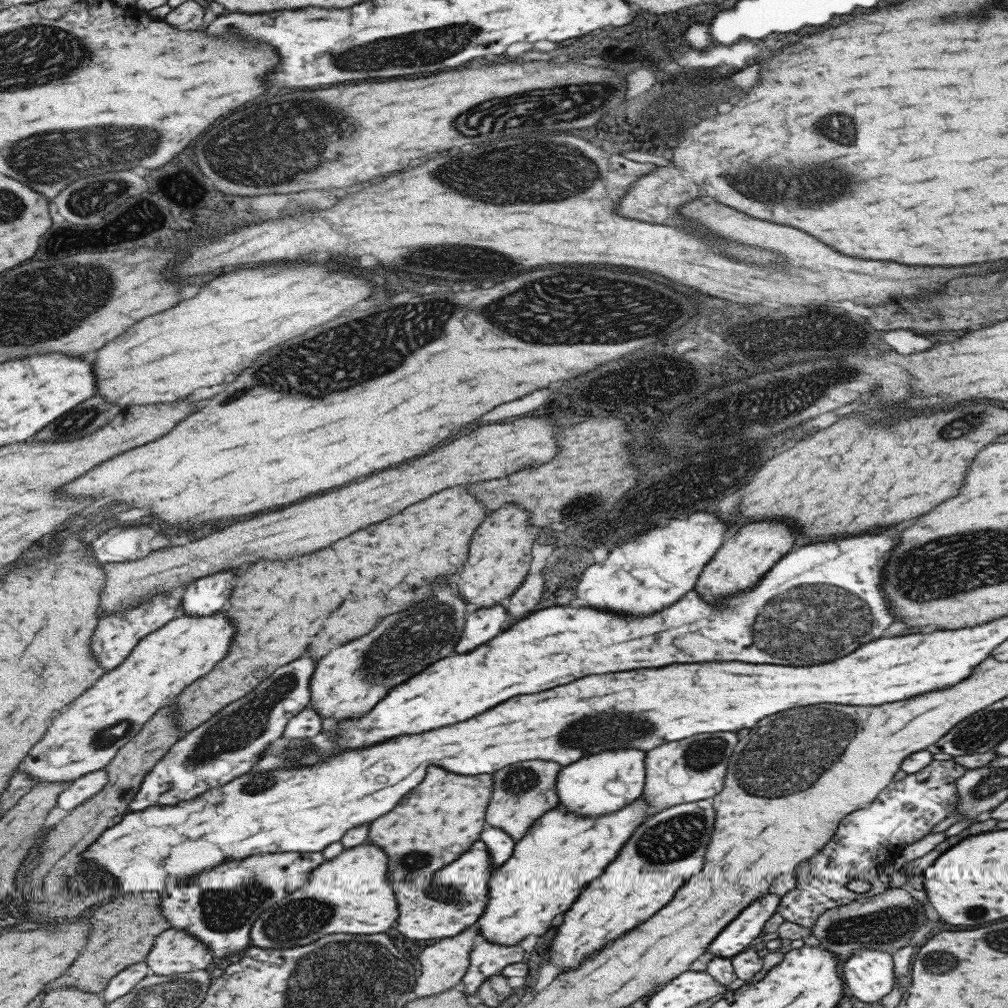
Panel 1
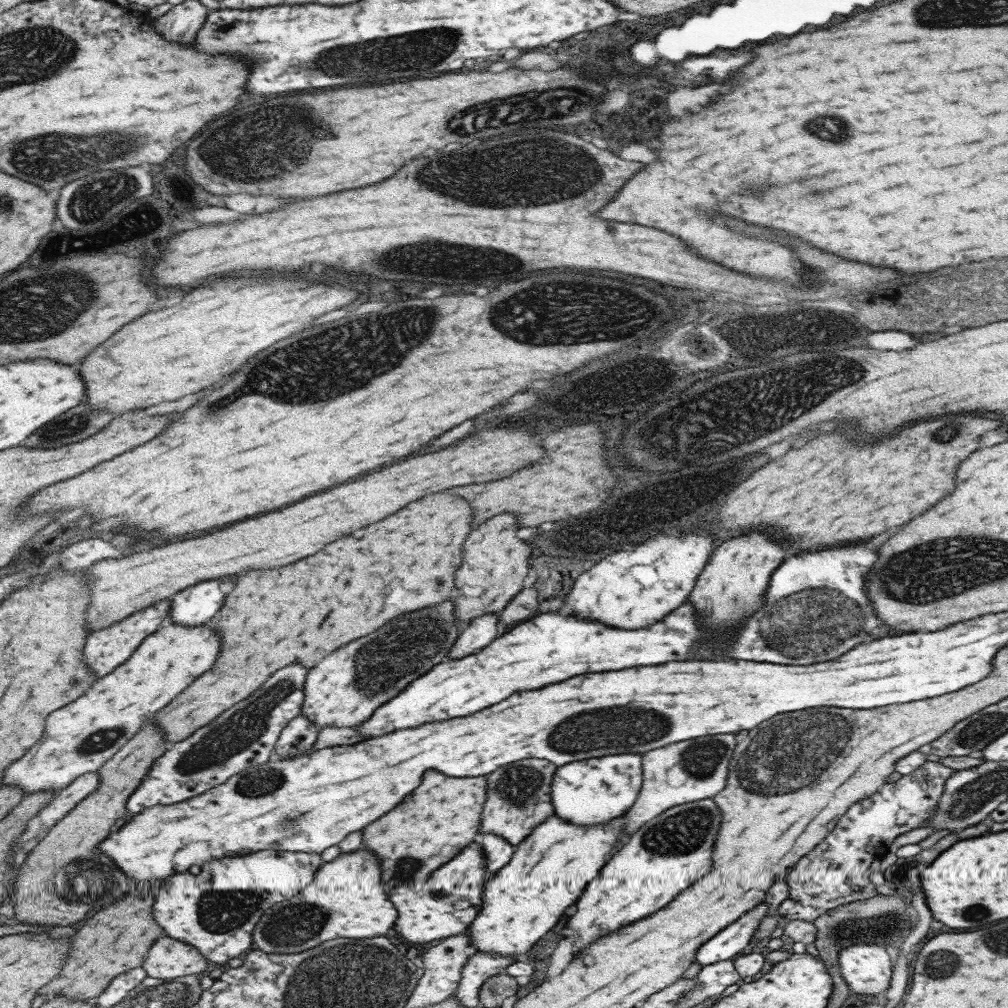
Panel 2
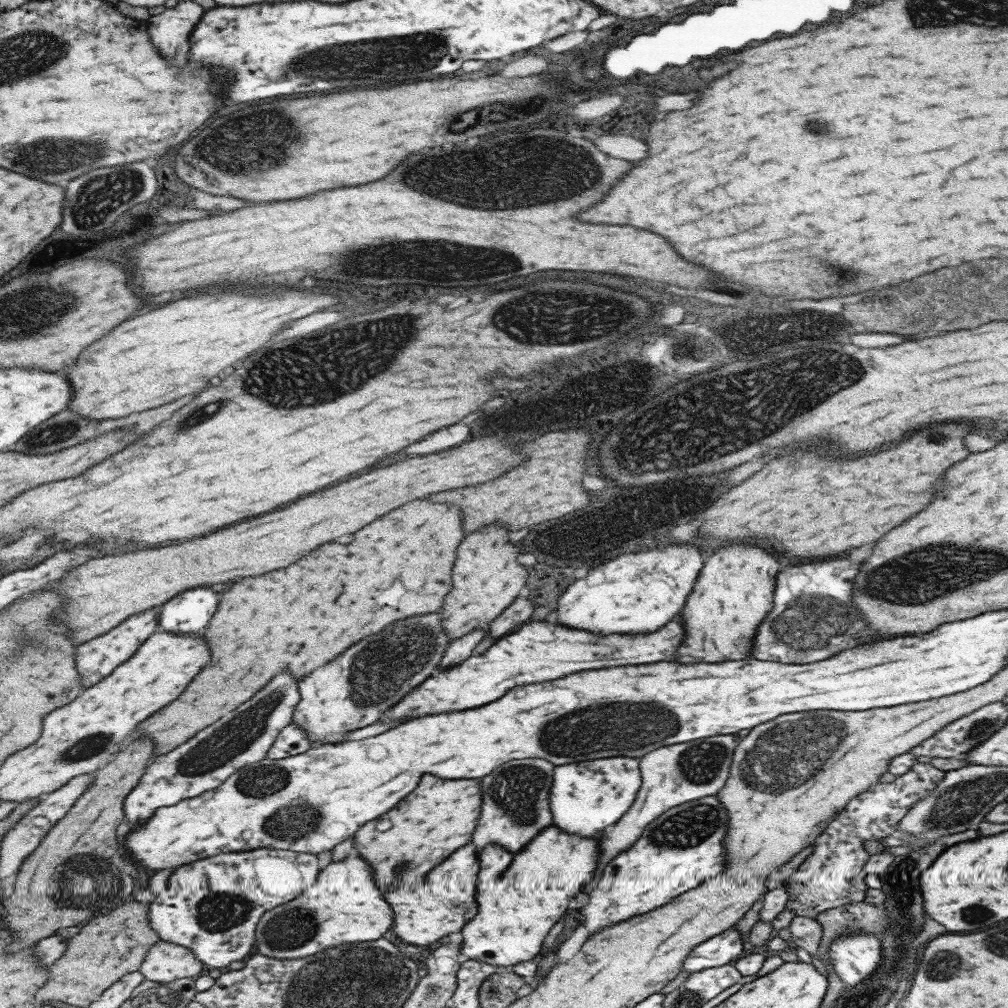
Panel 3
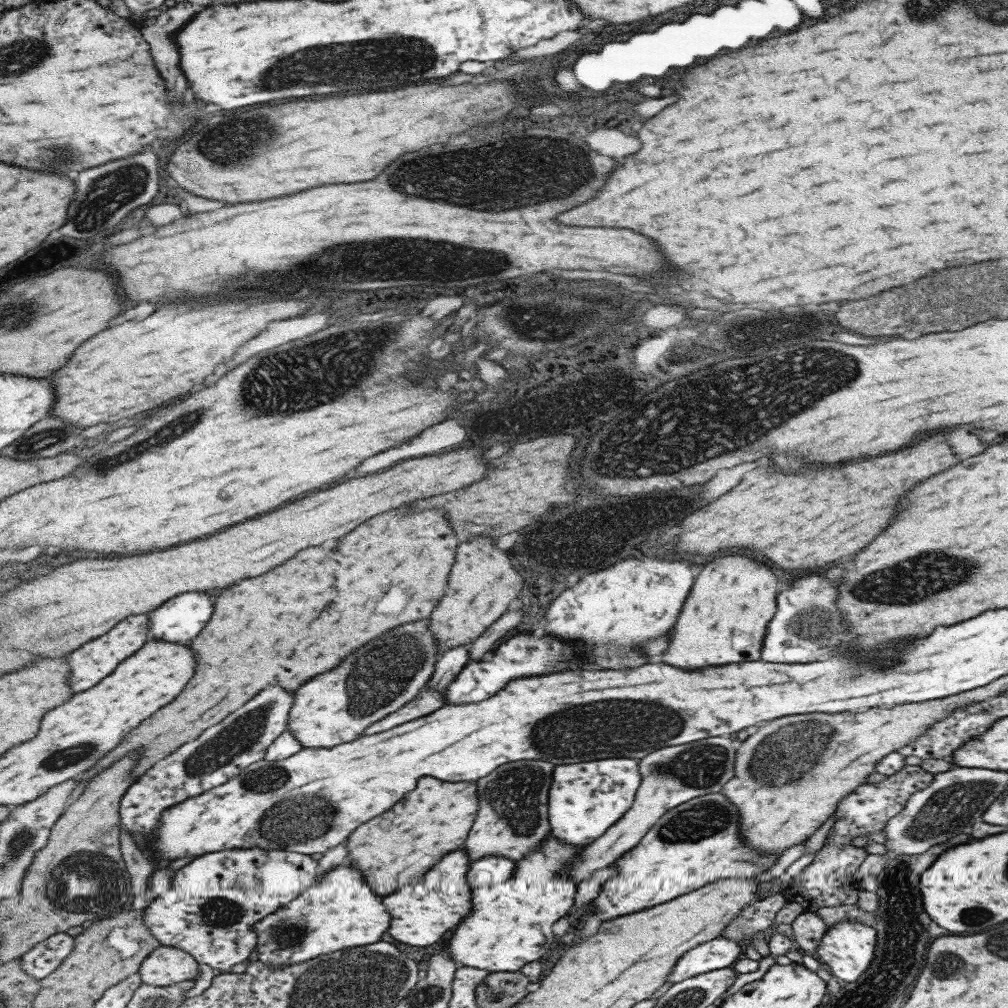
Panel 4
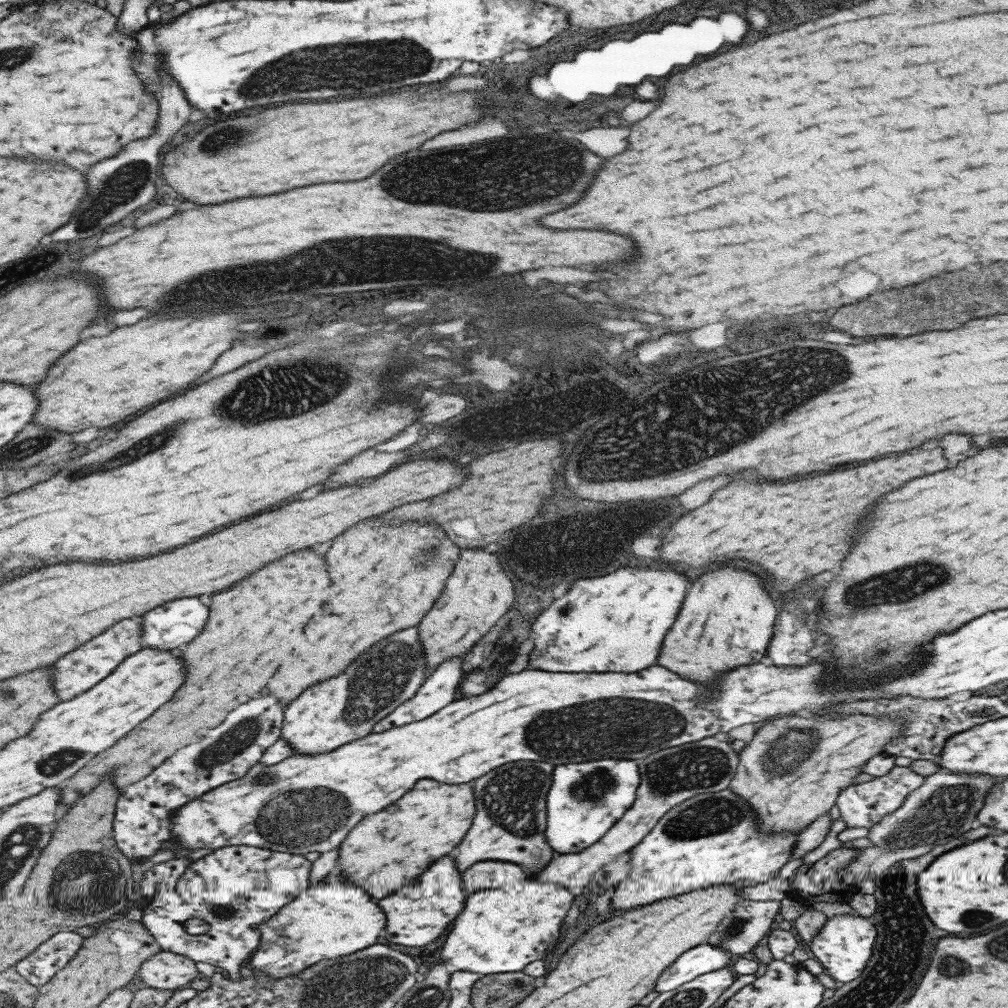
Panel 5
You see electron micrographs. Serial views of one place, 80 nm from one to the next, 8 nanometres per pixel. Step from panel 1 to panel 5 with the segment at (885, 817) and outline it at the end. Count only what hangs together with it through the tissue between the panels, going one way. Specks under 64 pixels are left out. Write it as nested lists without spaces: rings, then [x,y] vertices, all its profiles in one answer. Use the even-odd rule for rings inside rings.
[[[894,766],[887,774],[875,777],[863,784],[852,784],[844,788],[835,799],[839,816],[849,828],[871,828],[883,815],[893,812],[911,790],[923,784],[924,776],[915,774],[909,767]],[[839,847],[827,852],[811,864],[806,872],[795,875],[797,881],[792,884],[794,893],[787,896],[799,900],[806,908],[810,908],[813,902],[848,903],[854,886],[843,884],[840,876],[844,874],[842,868],[846,868],[856,856],[854,850]]]

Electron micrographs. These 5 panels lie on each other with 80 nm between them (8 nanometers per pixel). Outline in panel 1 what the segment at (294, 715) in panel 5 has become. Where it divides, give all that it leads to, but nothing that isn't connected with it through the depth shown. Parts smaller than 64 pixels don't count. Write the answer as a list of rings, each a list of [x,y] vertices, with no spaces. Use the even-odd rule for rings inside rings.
[[[447,578],[433,582],[431,596],[412,604],[407,610],[381,618],[371,632],[345,642],[323,656],[309,681],[309,705],[320,718],[357,718],[383,698],[392,686],[405,682],[431,662],[445,658],[464,628],[469,604],[453,594]],[[425,650],[425,654],[423,654]]]

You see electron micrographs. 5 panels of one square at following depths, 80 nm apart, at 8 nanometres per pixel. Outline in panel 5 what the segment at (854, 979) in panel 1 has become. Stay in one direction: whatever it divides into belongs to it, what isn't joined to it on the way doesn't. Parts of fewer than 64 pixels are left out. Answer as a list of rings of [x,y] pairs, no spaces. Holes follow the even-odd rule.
[[[838,914],[826,919],[808,947],[813,958],[816,958],[823,967],[824,972],[838,985],[859,978],[871,956],[875,935],[876,927],[870,919],[860,915]]]

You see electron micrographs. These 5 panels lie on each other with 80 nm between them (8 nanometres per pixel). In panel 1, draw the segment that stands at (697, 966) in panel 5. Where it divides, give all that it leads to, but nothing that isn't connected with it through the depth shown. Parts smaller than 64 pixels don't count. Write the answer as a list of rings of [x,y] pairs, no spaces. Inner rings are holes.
[[[765,893],[749,903],[739,914],[721,930],[709,943],[706,952],[714,957],[731,958],[736,953],[746,950],[750,942],[761,936],[763,923],[775,913],[780,896]]]

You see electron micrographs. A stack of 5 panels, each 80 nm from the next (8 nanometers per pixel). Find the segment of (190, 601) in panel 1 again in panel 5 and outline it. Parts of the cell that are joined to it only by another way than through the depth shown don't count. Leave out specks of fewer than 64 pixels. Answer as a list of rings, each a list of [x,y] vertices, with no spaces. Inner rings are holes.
[[[181,597],[171,599],[169,602],[156,606],[148,610],[141,616],[142,624],[142,644],[143,647],[149,647],[157,650],[173,650],[181,644],[187,644],[191,638],[195,638],[207,620],[207,606],[201,604],[197,597]]]

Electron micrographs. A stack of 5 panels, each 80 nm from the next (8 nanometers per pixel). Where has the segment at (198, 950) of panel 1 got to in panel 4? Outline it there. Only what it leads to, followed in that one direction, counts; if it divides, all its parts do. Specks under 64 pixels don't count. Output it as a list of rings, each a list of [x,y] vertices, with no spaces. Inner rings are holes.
[[[160,944],[143,960],[137,973],[143,984],[167,986],[196,976],[197,964],[184,950]]]

